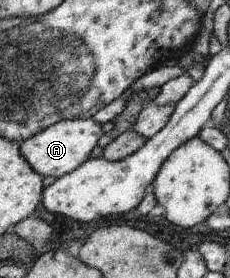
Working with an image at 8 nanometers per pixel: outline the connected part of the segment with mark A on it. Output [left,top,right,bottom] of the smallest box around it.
[19,118,102,178]

